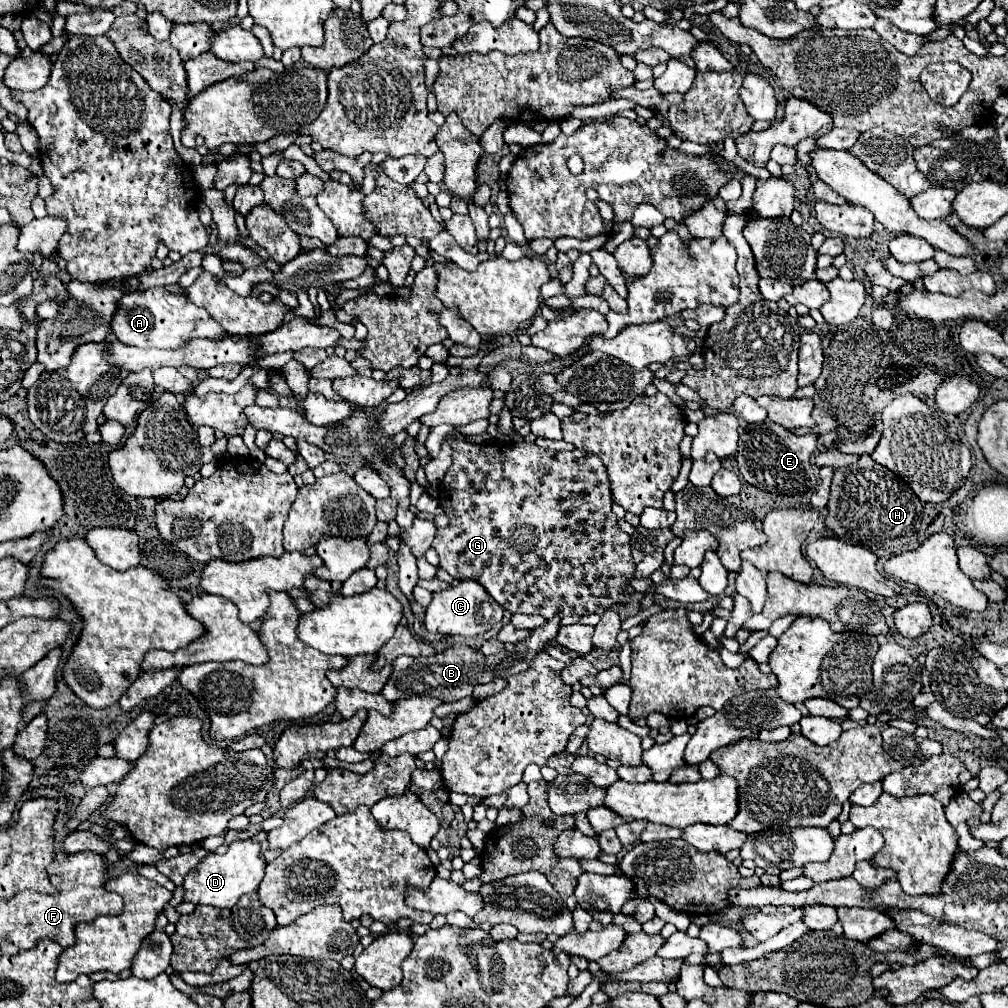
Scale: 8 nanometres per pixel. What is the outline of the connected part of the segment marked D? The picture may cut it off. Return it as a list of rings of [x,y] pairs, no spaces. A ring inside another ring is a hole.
[[[239,840],[233,842],[225,854],[209,854],[203,862],[199,862],[197,868],[193,868],[185,882],[185,902],[193,902],[193,904],[209,904],[209,906],[217,906],[217,908],[233,908],[237,904],[237,900],[243,894],[249,892],[257,892],[261,880],[263,880],[263,872],[267,868],[267,862],[261,854],[261,846],[253,840]]]

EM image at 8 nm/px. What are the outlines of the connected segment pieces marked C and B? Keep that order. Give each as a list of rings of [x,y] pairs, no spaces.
[[[461,580],[459,584],[433,594],[433,602],[427,606],[425,612],[425,628],[437,634],[471,638],[489,632],[495,624],[501,622],[501,618],[503,618],[503,608],[495,600],[491,600],[489,592],[485,592],[485,588],[479,582]]]
[[[551,618],[543,628],[537,628],[531,632],[531,638],[527,642],[521,642],[515,646],[513,652],[499,652],[495,656],[485,656],[479,650],[473,650],[471,646],[465,644],[453,644],[451,648],[437,652],[435,656],[429,658],[411,658],[411,656],[399,656],[393,666],[391,680],[383,688],[383,696],[389,702],[401,700],[401,698],[411,698],[411,696],[435,696],[443,702],[455,702],[455,698],[463,698],[465,694],[471,696],[473,686],[491,682],[495,678],[507,678],[511,674],[519,674],[529,668],[531,660],[535,658],[535,652],[547,650],[549,644],[555,640],[555,632],[559,630],[559,620],[561,618]]]

